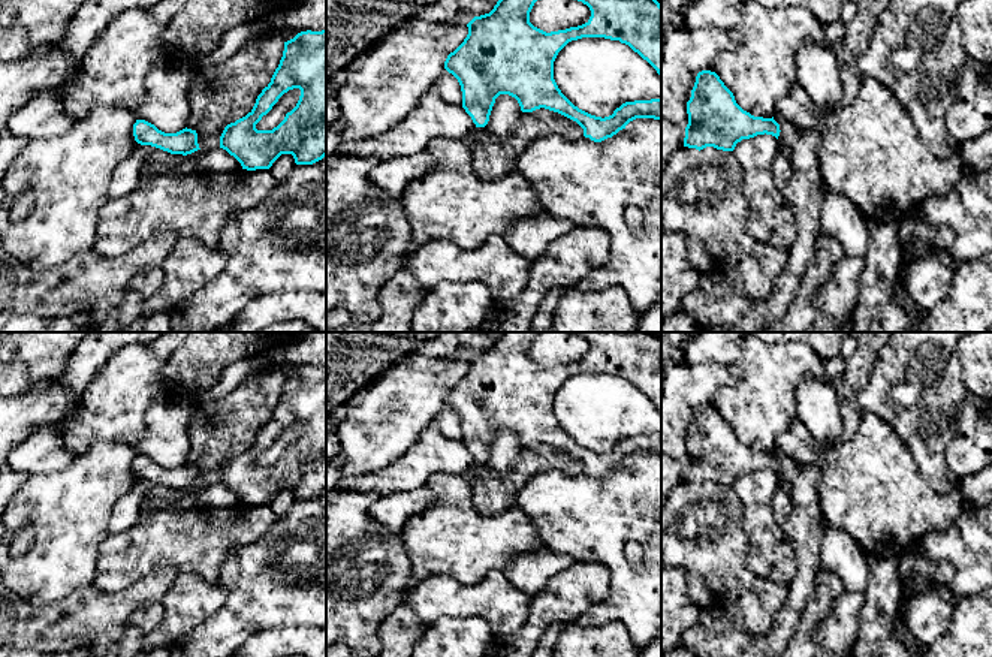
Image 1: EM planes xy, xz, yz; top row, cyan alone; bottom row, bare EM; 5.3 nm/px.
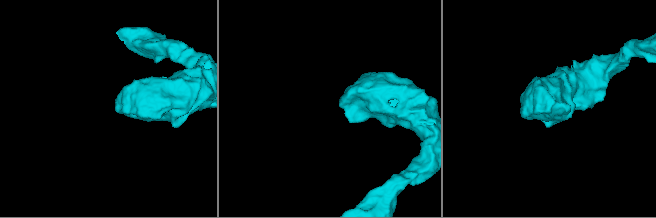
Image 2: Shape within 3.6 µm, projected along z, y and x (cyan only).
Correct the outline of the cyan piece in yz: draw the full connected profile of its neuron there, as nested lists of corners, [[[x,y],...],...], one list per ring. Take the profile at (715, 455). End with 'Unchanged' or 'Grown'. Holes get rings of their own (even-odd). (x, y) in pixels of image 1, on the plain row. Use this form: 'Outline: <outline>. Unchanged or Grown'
Outline: [[[702,406],[696,412],[687,437],[688,459],[684,482],[703,485],[714,482],[733,486],[742,474],[772,470],[778,474],[780,459],[772,453],[754,452],[744,446],[720,412]]]. Unchanged

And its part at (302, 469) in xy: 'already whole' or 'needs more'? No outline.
already whole

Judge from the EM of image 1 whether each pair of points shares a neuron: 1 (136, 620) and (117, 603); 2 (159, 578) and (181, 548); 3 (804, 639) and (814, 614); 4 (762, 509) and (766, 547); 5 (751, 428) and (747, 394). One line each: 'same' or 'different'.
1: different
2: different
3: same
4: same
5: same

